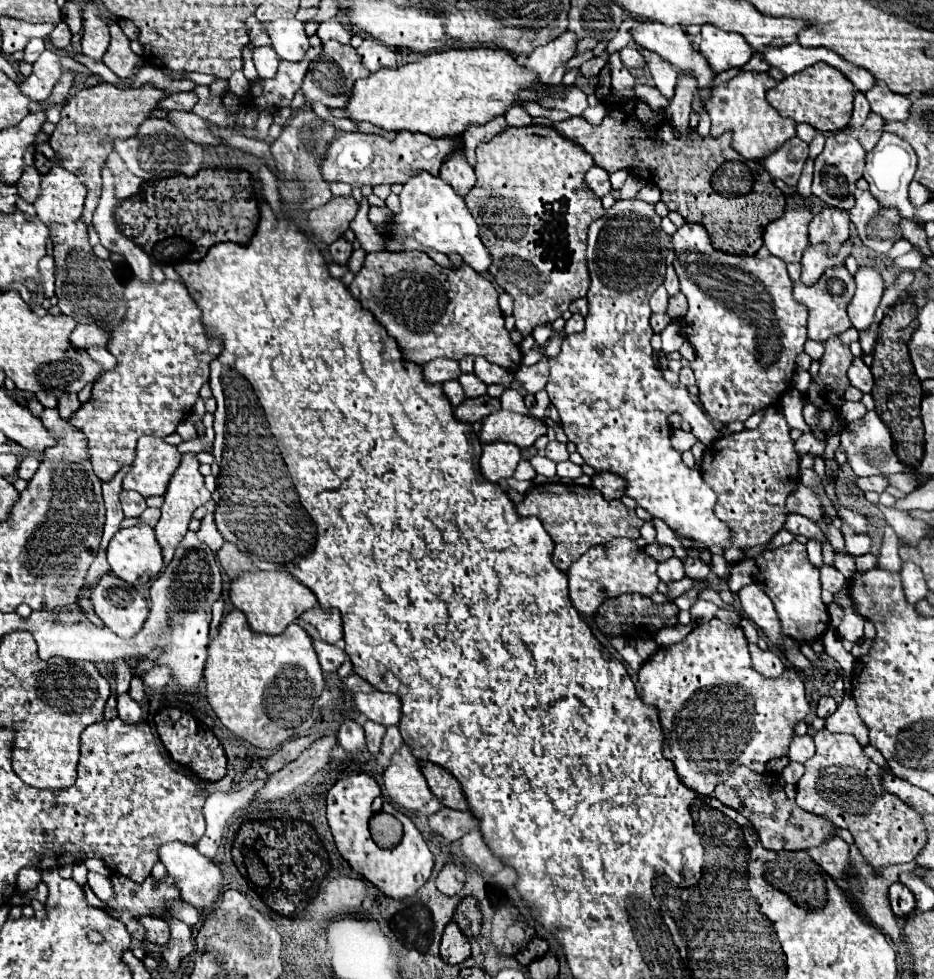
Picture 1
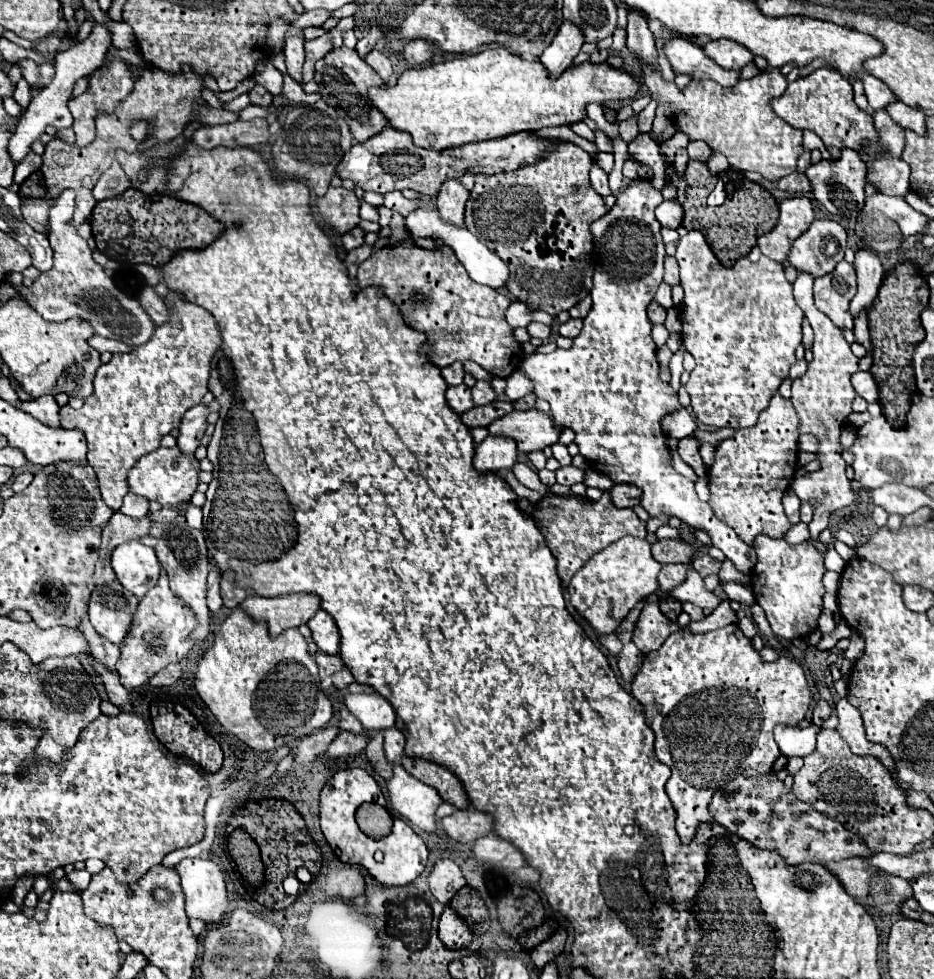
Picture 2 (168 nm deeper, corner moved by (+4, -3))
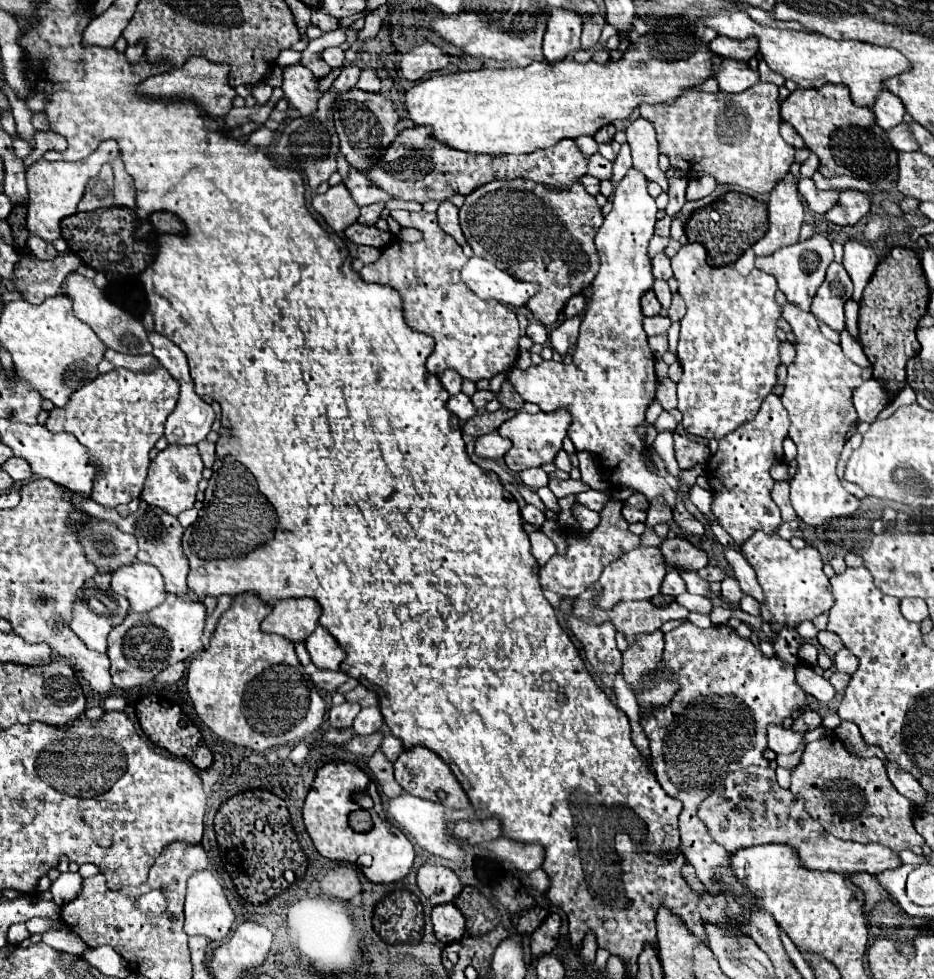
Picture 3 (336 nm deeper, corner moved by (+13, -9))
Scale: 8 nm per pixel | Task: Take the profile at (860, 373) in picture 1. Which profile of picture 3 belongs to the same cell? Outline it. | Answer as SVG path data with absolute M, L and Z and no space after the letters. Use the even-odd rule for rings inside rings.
M869 379L853 391L853 403L859 413L859 421L873 423L877 421L877 415L889 405L889 393L877 379Z

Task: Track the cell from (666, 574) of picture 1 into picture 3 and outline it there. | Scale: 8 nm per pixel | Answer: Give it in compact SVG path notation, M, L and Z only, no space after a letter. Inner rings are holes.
M673 569L673 571L669 571L669 573L667 573L667 577L663 579L661 593L665 593L665 595L673 595L673 597L677 597L677 595L685 593L685 583L683 583L681 575L679 575L675 569Z

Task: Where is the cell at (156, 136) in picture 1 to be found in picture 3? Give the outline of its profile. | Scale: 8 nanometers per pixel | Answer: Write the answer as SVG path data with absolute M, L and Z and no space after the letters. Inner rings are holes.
M117 157L113 161L113 171L115 171L115 187L113 187L113 205L115 207L129 207L135 209L135 187L131 175L123 169L121 159Z

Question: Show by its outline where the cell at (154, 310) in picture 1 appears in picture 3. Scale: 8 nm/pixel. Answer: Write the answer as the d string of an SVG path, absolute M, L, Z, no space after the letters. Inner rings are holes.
M163 367L147 373L113 369L77 389L65 407L53 407L45 427L51 433L71 433L89 449L91 457L101 463L91 499L105 507L117 507L141 495L151 463L149 451L163 437L165 419L177 399L179 383Z

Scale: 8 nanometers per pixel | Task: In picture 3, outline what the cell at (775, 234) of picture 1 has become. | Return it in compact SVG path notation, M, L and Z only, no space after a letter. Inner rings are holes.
M787 173L781 181L777 181L771 191L767 209L769 231L753 245L755 255L771 255L781 247L797 243L803 223L803 203L797 191L797 177Z

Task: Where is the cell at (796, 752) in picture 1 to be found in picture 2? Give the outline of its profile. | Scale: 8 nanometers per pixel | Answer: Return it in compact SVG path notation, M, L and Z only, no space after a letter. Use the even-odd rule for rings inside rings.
M778 725L774 729L774 739L780 747L780 753L788 759L792 757L806 757L814 751L816 745L816 733L820 731L820 727L810 725L806 729L800 727L788 727L788 725Z

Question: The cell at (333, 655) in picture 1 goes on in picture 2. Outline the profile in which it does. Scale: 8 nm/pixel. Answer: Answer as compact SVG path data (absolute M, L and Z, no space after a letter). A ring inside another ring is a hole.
M316 651L314 659L316 659L318 669L320 669L320 679L330 677L334 671L340 671L340 669L344 667L340 655L328 655L328 653L320 653L320 651Z

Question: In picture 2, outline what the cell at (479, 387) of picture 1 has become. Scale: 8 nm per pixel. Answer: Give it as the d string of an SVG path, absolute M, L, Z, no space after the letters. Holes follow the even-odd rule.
M478 381L478 383L472 387L472 401L474 401L474 405L486 405L486 403L490 403L490 401L494 401L494 399L496 399L496 393L492 391L490 383Z

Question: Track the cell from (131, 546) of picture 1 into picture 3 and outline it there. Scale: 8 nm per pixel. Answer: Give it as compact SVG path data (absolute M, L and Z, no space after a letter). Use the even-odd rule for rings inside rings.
M139 561L113 573L111 589L123 595L129 601L131 611L135 613L151 611L151 607L161 605L161 601L165 599L163 577L157 567Z

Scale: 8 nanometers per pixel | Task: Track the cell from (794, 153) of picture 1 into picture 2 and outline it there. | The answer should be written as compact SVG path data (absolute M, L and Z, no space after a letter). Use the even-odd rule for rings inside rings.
M790 173L778 179L776 185L780 191L788 191L788 193L808 193L810 191L810 181L802 173Z

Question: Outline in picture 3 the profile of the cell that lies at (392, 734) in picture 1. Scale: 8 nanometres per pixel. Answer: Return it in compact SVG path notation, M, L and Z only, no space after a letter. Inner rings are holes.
M389 733L389 735L383 739L381 751L385 753L385 757L387 757L389 761L397 761L399 753L403 751L403 741L401 741L399 737L395 737L395 735L391 735L391 733Z

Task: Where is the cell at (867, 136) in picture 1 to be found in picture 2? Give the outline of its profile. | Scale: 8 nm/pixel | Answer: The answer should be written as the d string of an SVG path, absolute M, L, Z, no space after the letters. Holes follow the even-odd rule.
M872 111L870 117L878 131L878 141L880 141L882 149L900 157L902 149L904 149L904 129L900 125L896 125L888 117L886 111Z

